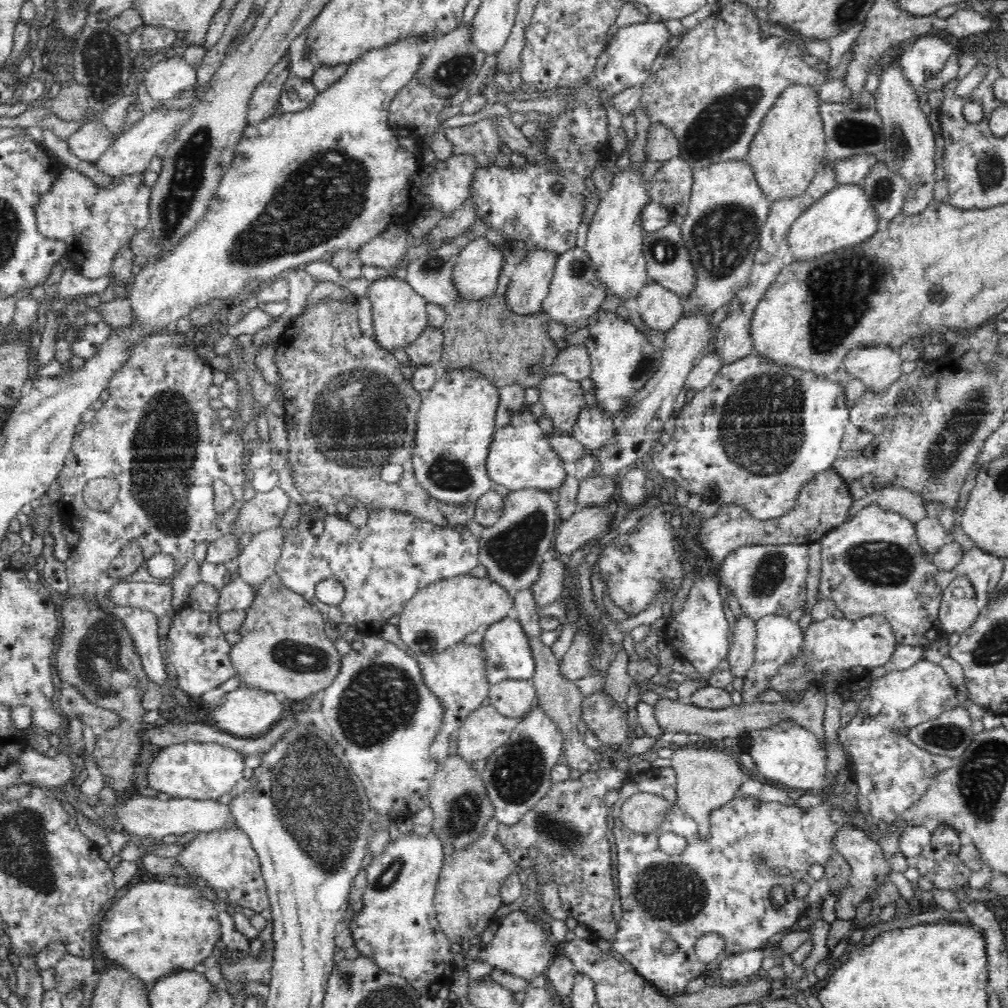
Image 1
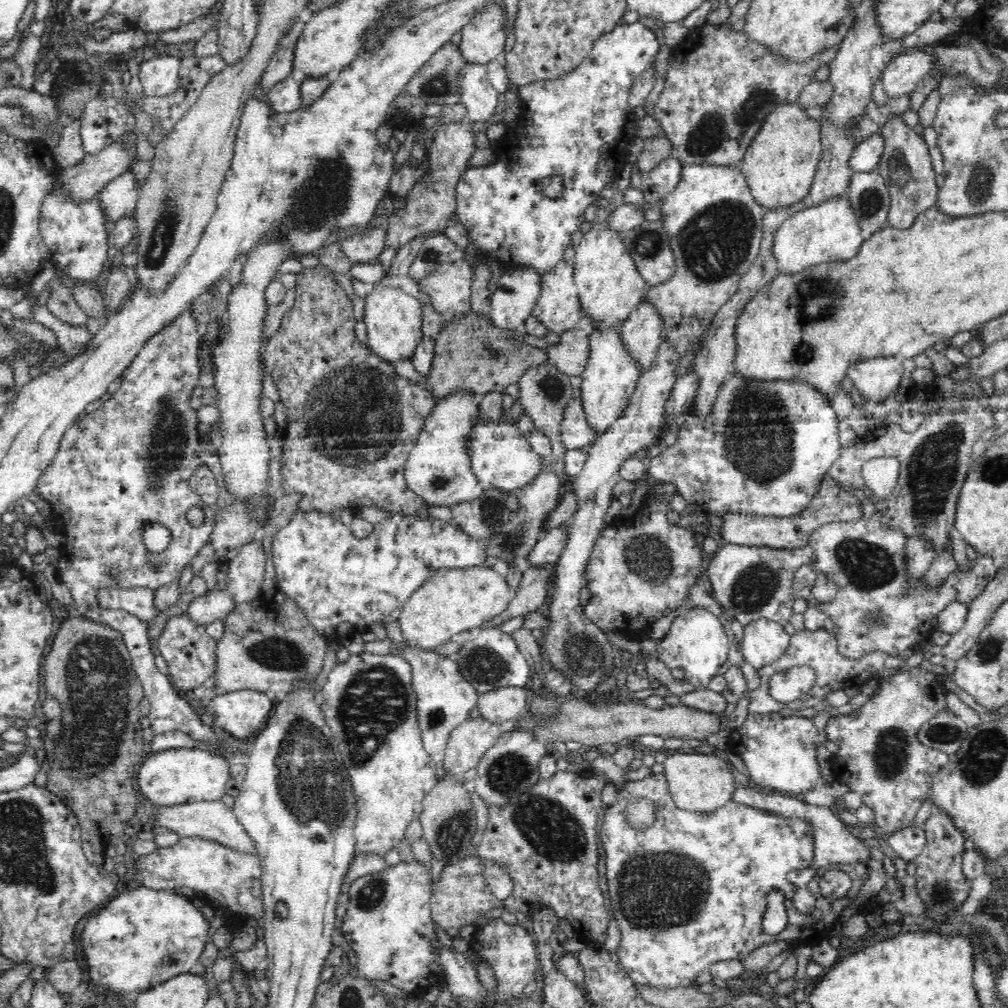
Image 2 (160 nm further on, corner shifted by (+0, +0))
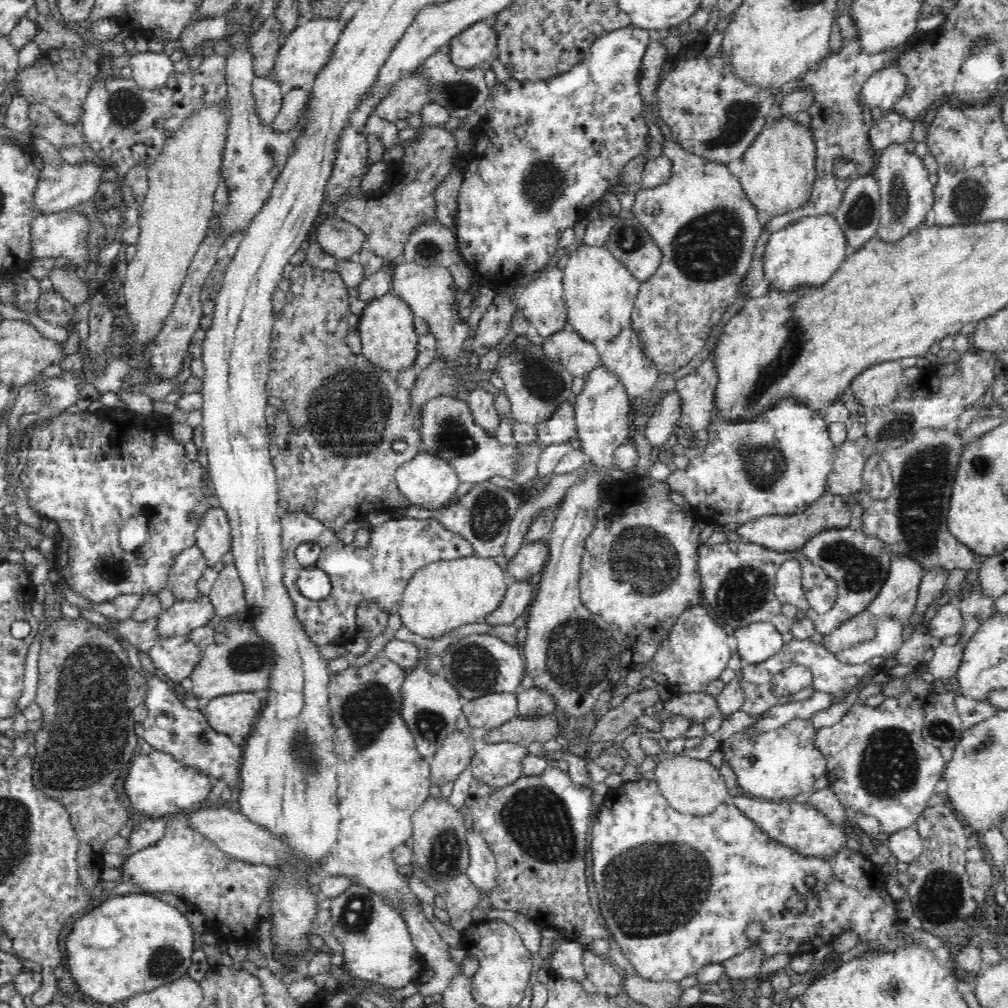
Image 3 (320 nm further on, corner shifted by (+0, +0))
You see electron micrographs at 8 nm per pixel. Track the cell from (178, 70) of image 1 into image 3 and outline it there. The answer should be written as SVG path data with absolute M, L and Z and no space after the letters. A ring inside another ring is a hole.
M135 52L130 67L131 78L142 90L156 91L168 82L174 63L165 53Z

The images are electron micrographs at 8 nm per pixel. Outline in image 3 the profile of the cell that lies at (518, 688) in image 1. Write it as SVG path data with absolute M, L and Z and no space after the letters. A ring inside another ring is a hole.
M493 692L470 700L462 708L468 724L488 732L518 715L516 692Z

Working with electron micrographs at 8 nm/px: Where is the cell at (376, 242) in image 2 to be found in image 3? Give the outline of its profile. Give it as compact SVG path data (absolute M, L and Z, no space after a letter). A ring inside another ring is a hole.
M330 212L319 219L316 236L324 251L338 260L358 256L367 248L366 234L362 230Z

